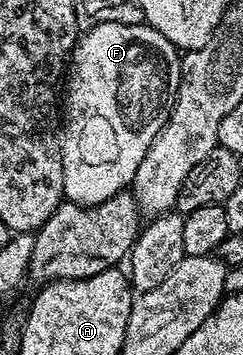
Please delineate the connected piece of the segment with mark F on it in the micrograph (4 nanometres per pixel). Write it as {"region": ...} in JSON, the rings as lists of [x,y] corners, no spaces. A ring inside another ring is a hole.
{"region":[[[144,21],[135,25],[95,25],[78,38],[67,67],[67,86],[63,91],[61,152],[63,189],[68,202],[77,203],[80,207],[99,207],[108,204],[108,199],[115,198],[124,187],[126,190],[132,184],[135,169],[139,169],[143,157],[147,157],[151,141],[155,141],[155,137],[169,120],[169,114],[175,105],[180,76],[179,48]]]}

